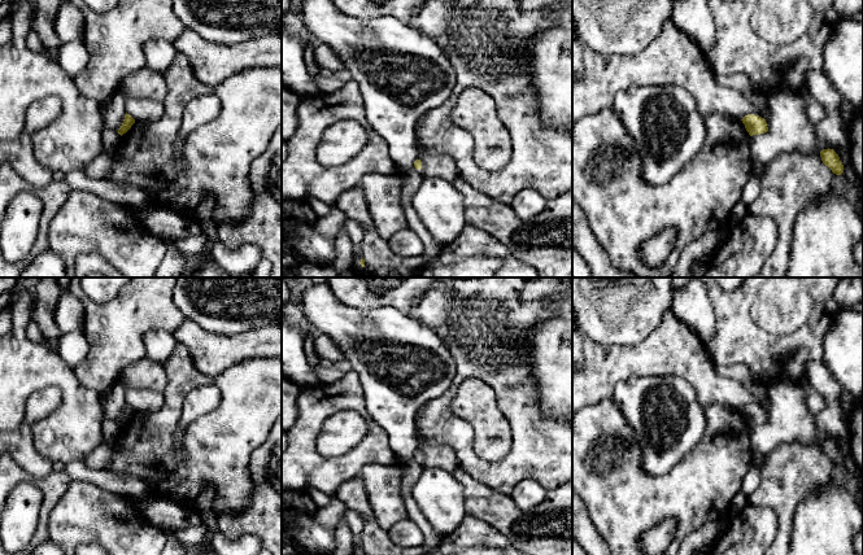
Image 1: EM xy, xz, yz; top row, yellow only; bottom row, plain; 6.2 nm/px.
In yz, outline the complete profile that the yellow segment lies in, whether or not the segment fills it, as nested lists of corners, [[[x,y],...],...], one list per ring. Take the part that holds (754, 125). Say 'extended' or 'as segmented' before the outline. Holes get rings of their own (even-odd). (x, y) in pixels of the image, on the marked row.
as segmented | [[[748,114],[741,121],[750,136],[760,135],[768,131],[766,119],[759,115]]]

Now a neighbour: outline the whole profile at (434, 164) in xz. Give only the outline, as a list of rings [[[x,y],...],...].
[[[418,141],[418,159],[423,176],[440,176],[448,182],[459,176],[456,163],[448,154],[433,152]]]

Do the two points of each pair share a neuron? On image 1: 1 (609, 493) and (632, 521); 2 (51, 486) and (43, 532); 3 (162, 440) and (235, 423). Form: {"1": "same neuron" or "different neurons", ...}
{"1": "same neuron", "2": "same neuron", "3": "same neuron"}

